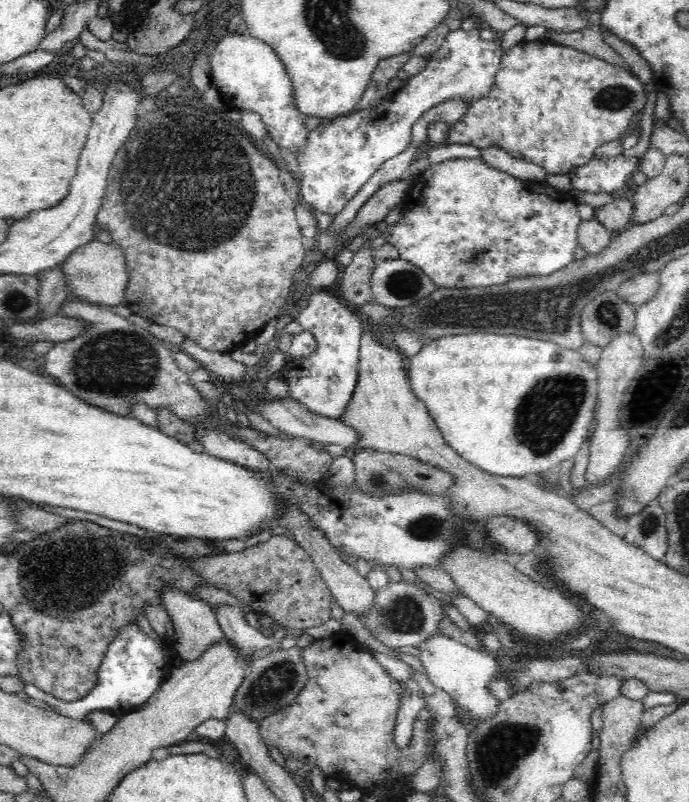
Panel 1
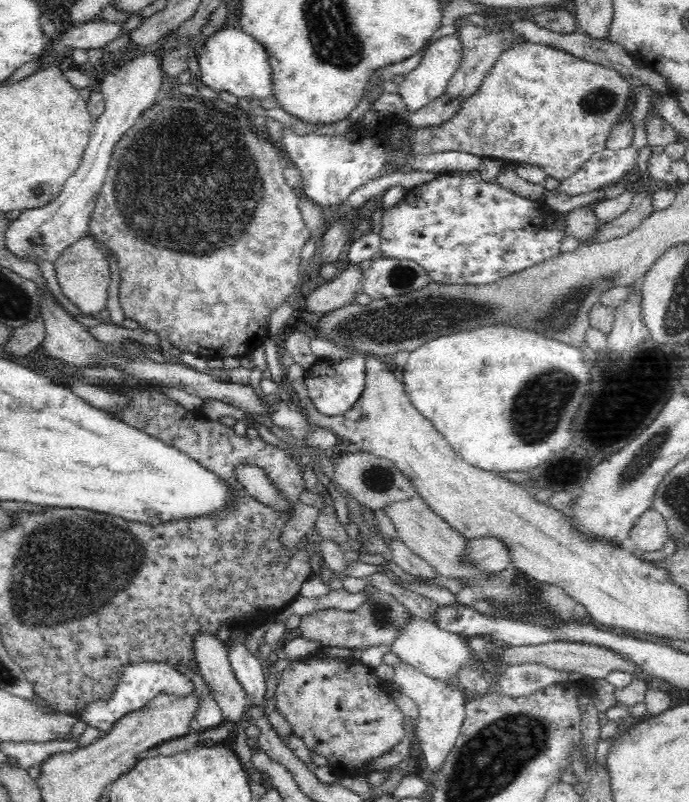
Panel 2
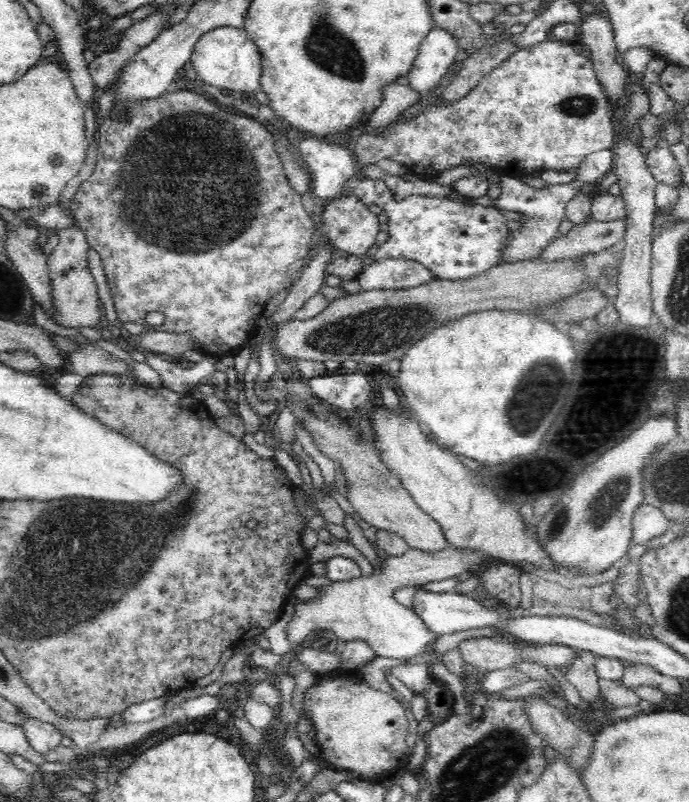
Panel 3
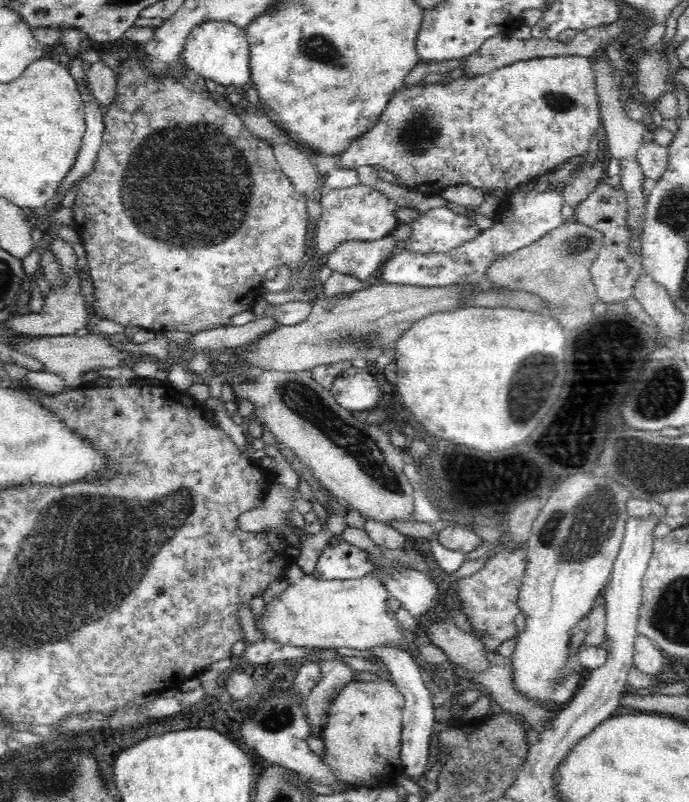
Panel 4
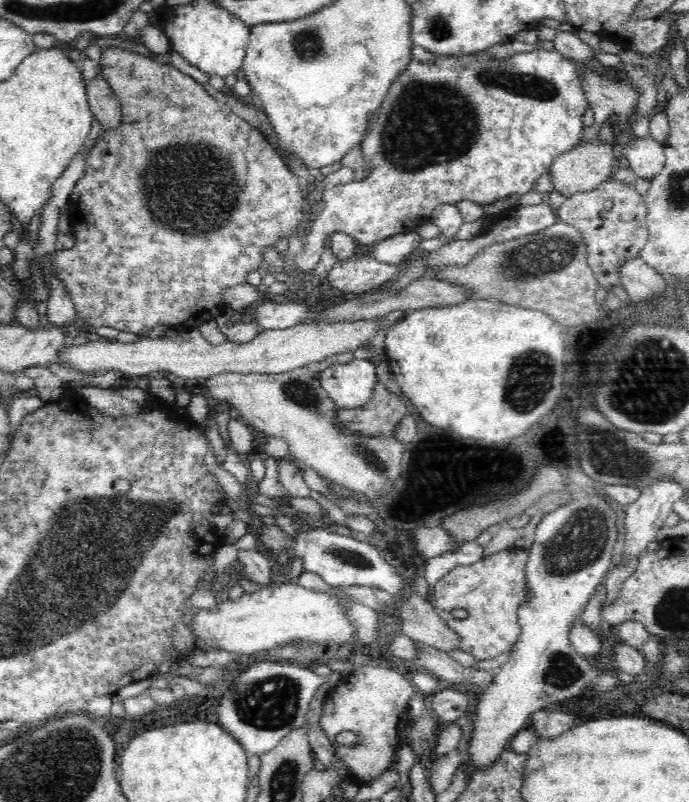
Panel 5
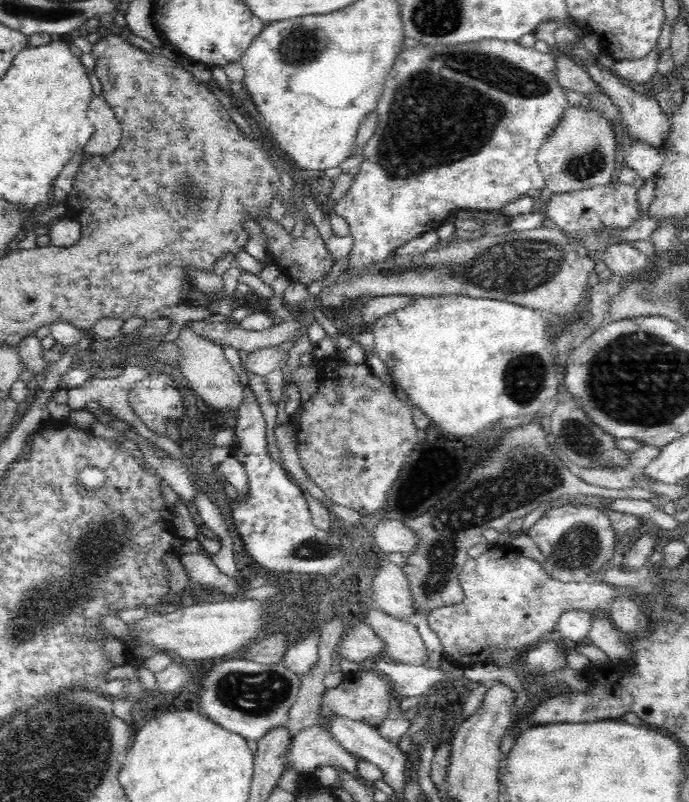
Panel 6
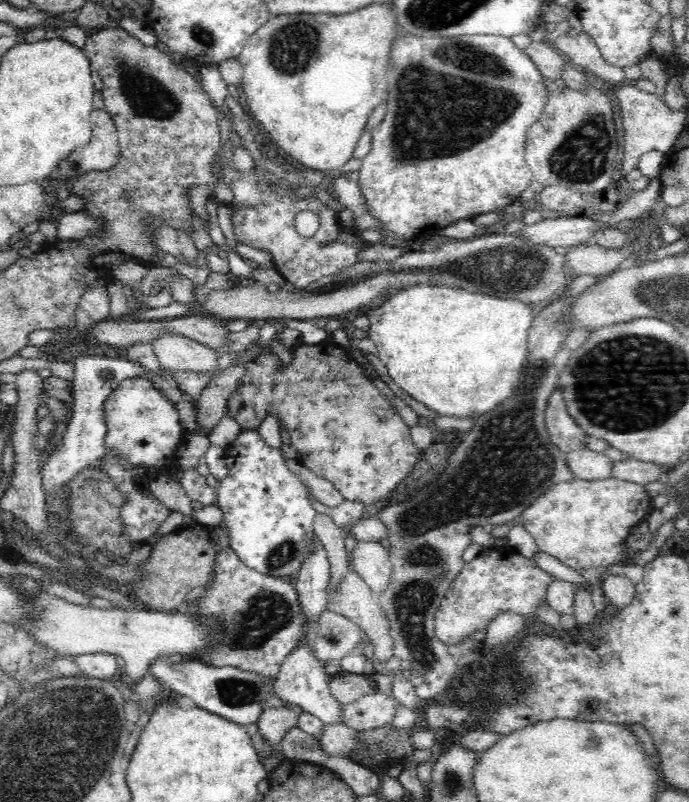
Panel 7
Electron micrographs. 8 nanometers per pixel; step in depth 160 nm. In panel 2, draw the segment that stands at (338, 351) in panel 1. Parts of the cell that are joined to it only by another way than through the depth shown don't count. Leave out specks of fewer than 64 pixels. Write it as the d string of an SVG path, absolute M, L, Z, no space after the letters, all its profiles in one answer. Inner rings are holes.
M354 353L339 360L320 357L304 373L304 380L315 409L326 416L340 416L350 410L364 390L365 356Z

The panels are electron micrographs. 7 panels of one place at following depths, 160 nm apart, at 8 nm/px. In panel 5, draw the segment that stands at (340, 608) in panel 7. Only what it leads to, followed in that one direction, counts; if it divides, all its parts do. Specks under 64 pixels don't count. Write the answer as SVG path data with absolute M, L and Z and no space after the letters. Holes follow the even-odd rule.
M416 641L418 647L418 658L416 664L420 664L421 668L427 668L429 674L439 680L453 682L457 688L465 688L470 684L480 686L484 691L488 690L488 686L494 682L494 673L492 670L474 669L474 667L466 667L451 658L447 652L438 650L437 648L426 646Z

